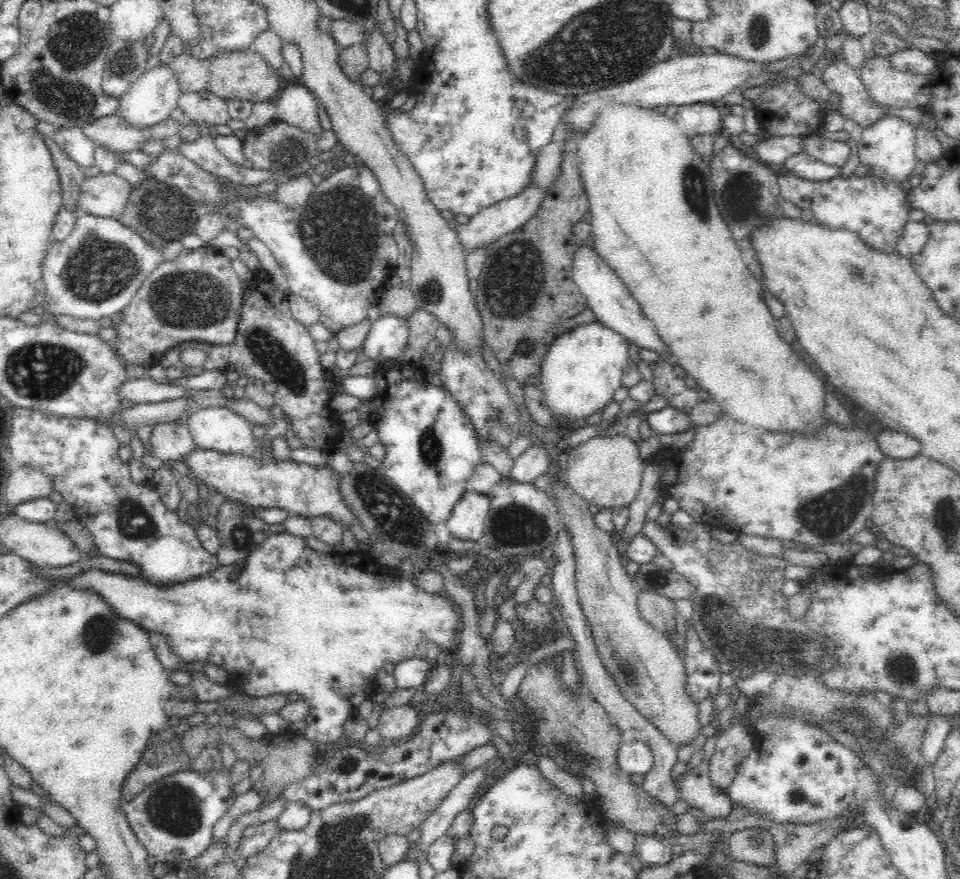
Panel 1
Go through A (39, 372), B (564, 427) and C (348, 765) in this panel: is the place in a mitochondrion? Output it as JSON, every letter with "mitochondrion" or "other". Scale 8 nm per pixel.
{"A":"mitochondrion","B":"other","C":"other"}

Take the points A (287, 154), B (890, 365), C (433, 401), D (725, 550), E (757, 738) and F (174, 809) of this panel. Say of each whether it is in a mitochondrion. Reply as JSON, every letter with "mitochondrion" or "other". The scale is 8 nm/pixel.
{"A":"mitochondrion","B":"other","C":"other","D":"other","E":"other","F":"mitochondrion"}

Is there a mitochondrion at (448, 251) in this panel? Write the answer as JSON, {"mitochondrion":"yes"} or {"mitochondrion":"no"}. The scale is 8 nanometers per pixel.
{"mitochondrion":"no"}

